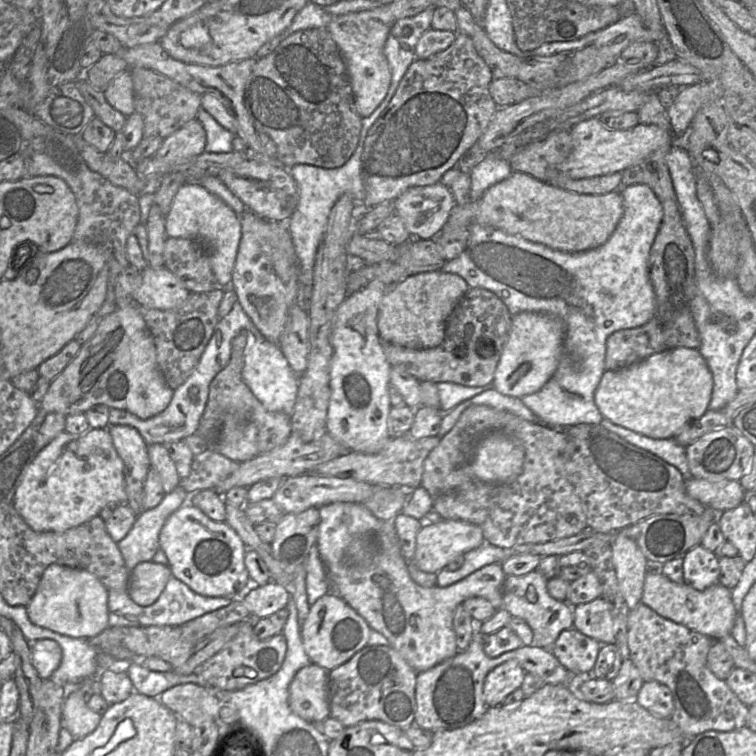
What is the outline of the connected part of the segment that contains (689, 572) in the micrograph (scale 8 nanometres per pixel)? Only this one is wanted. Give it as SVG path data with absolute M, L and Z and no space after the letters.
M701 545L694 546L683 556L684 584L704 591L718 582L719 557Z

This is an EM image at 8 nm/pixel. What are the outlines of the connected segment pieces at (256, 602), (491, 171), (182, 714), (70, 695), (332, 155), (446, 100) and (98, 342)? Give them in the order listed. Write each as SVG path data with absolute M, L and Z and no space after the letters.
M271 580L263 586L253 585L240 597L254 619L261 619L286 608L291 590Z
M496 150L486 154L470 171L470 201L478 200L491 186L514 173Z
M194 683L176 685L164 691L158 699L162 705L190 725L199 717L219 720L222 704L205 686Z
M82 686L68 690L62 708L61 726L71 733L74 740L92 733L99 725L101 716L87 706L87 694Z
M311 28L294 32L270 54L260 59L256 58L256 66L245 85L244 103L255 130L257 133L267 134L273 140L277 146L277 158L287 169L296 164L309 164L328 169L338 168L350 159L358 145L362 118L356 111L354 93L345 60L327 28Z
M458 31L456 33L456 39L449 48L427 59L415 60L409 66L406 74L399 83L399 86L391 102L385 111L381 114L381 116L377 119L377 121L369 129L361 155L361 176L365 189L365 197L363 201L357 203L359 208L362 208L363 210L369 210L384 201L396 199L400 194L411 187L427 186L437 183L440 181L441 177L447 170L456 167L459 160L473 145L475 145L475 143L488 127L493 115L497 110L497 105L494 103L489 92L489 85L493 79L491 70L477 53L470 37L463 33L458 33Z
M134 303L125 308L117 308L101 319L94 336L81 345L76 357L51 381L39 403L39 409L68 416L85 413L96 405L104 404L109 408L126 410L144 420L163 412L169 406L173 394L174 390L167 385L159 369L153 337L138 305Z

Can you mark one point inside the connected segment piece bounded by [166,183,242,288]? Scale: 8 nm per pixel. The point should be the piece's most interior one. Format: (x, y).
(195, 213)

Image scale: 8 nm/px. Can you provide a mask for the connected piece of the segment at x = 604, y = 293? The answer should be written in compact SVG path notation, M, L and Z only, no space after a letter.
M646 184L621 186L618 191L623 200L622 217L604 244L587 251L558 251L521 236L479 224L468 228L467 247L458 257L447 261L440 270L459 275L470 288L483 288L493 292L503 301L511 315L529 311L547 313L560 319L565 326L563 353L555 373L540 390L519 398L503 395L492 388L444 413L438 433L440 438L452 429L467 407L479 404L509 411L519 417L521 408L518 404L524 404L541 423L551 428L566 428L578 423L599 424L603 419L595 405L594 393L606 370L606 340L613 332L644 325L656 311L656 296L649 276L649 256L663 216L661 203Z

